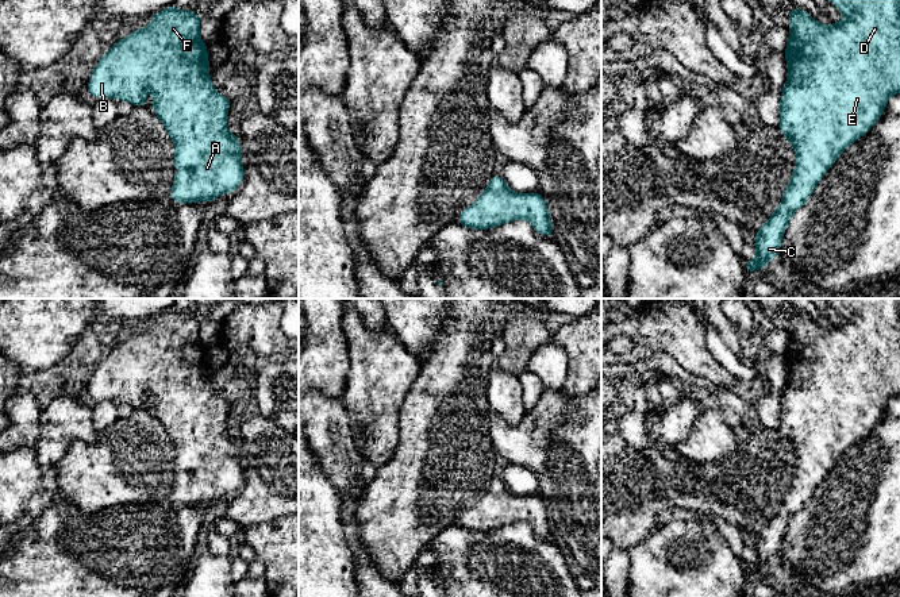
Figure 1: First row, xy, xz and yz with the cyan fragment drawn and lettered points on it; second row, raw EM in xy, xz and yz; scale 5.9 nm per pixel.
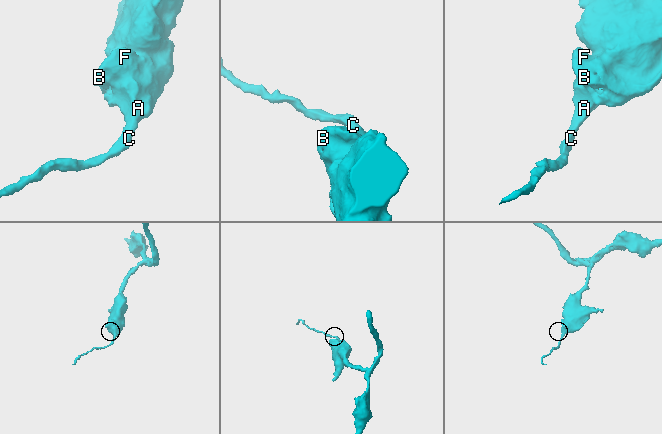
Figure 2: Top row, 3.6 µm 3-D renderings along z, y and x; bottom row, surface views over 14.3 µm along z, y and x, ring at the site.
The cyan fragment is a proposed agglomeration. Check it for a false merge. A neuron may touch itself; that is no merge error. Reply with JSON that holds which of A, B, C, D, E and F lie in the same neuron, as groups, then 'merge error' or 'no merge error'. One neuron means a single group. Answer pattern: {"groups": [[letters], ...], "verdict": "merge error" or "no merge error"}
{"groups": [["A", "B", "C", "D", "E", "F"]], "verdict": "no merge error"}

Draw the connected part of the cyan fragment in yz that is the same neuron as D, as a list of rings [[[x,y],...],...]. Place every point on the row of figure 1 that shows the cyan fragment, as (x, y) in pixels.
[[[828,0],[845,16],[841,23],[820,26],[809,12],[788,11],[791,19],[785,59],[788,77],[780,99],[780,128],[795,147],[796,166],[784,189],[782,201],[755,232],[755,261],[743,261],[745,273],[755,271],[778,255],[781,240],[792,215],[807,203],[824,173],[843,150],[864,136],[878,120],[891,95],[900,93],[900,0]]]

